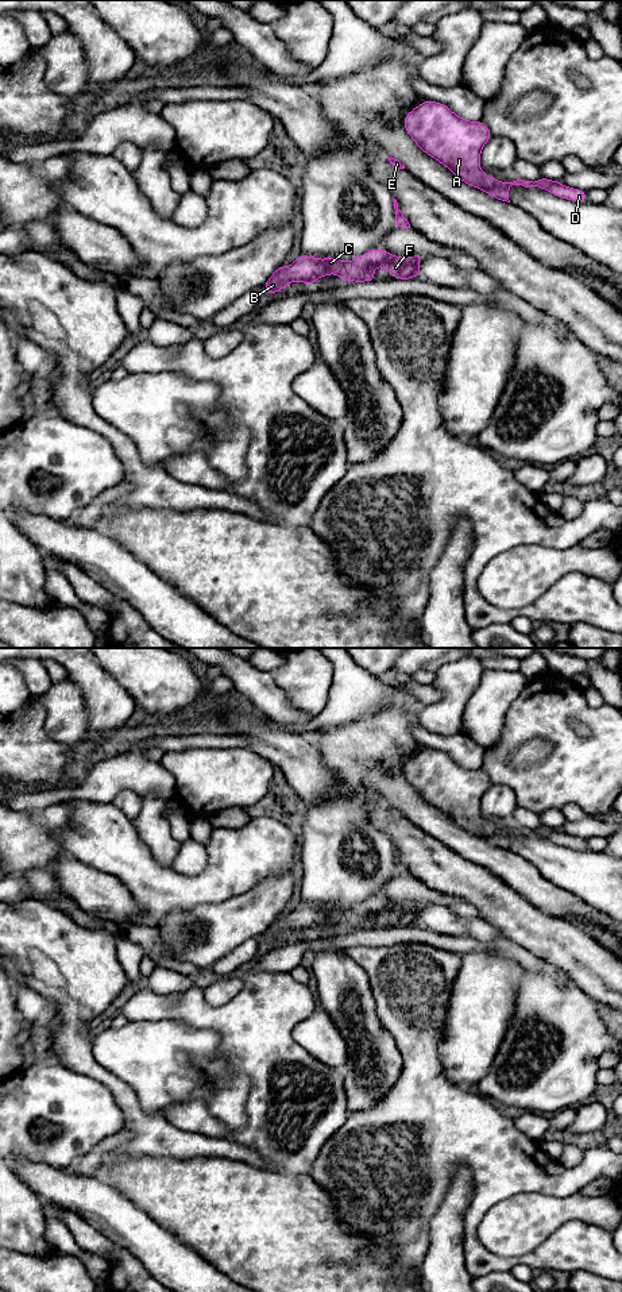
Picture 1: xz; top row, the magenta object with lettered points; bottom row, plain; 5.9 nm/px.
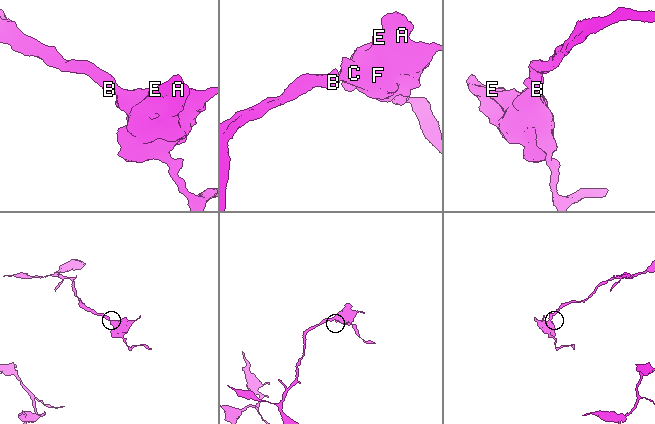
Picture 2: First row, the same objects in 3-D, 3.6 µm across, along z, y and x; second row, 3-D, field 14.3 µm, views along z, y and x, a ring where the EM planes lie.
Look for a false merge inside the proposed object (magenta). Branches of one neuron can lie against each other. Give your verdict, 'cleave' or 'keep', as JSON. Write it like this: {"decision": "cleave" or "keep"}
{"decision": "keep"}

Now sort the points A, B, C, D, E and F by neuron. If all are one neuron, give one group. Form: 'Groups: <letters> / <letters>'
Groups: A B C D E F

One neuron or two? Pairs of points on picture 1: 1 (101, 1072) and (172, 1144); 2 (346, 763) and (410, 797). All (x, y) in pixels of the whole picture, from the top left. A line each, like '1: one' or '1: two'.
1: one
2: two

